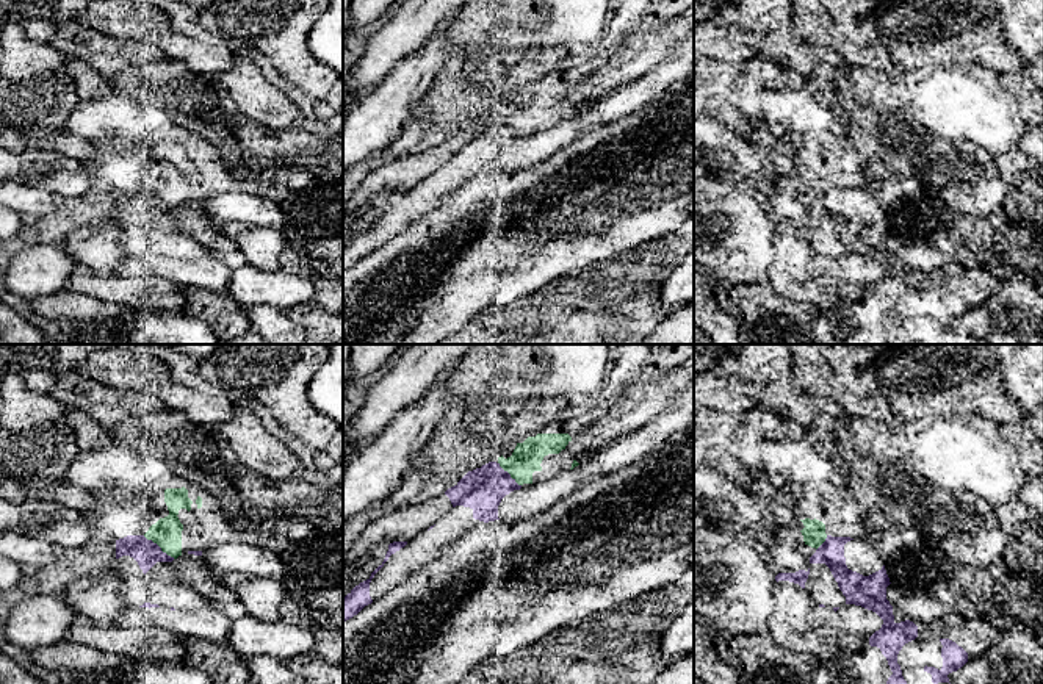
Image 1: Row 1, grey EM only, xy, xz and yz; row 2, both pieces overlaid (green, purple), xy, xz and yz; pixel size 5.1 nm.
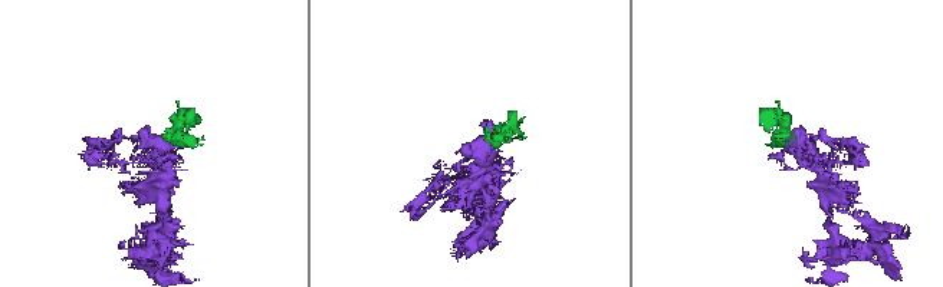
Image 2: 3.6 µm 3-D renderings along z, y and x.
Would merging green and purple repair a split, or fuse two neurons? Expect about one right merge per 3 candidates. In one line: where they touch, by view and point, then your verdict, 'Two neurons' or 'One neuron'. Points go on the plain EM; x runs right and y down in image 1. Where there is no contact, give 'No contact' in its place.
Touches green at xy (158, 194). Two neurons

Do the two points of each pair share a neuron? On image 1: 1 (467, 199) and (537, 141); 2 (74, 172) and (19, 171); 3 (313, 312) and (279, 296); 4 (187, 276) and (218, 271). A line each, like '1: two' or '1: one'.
1: two
2: one
3: two
4: one

